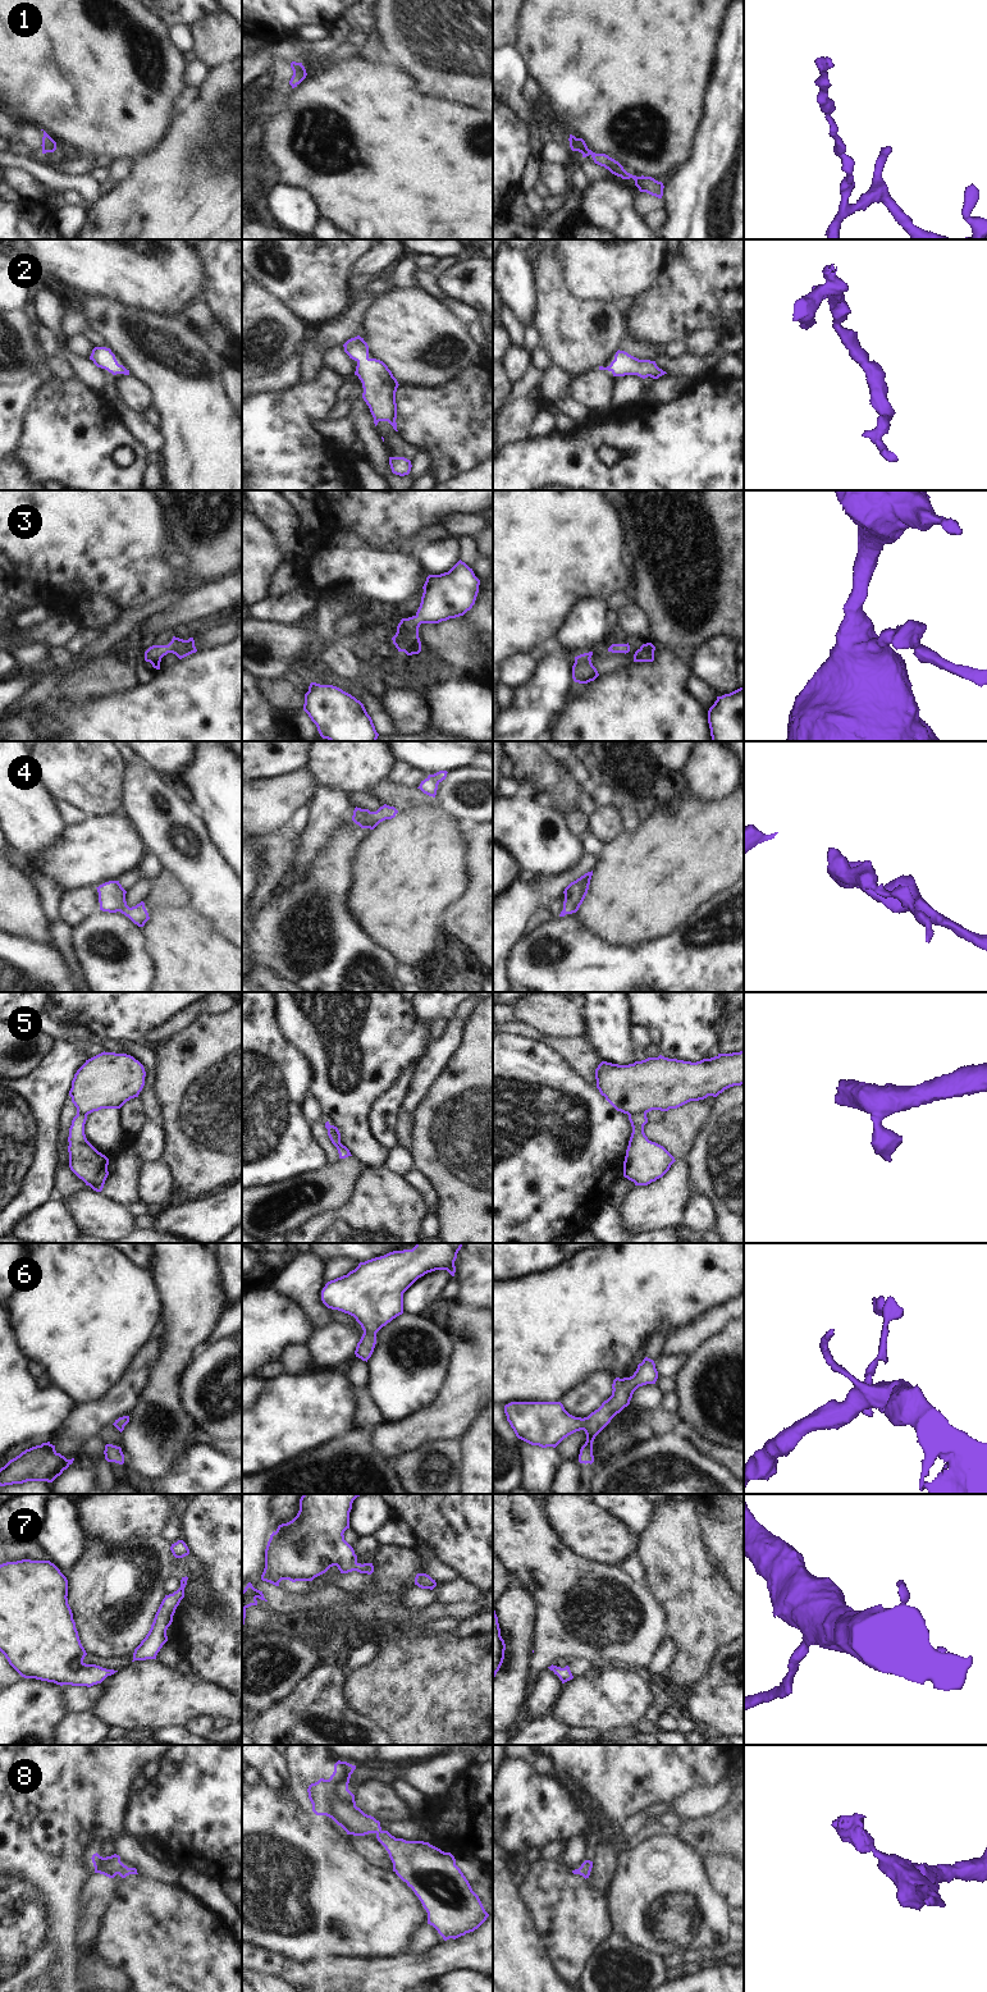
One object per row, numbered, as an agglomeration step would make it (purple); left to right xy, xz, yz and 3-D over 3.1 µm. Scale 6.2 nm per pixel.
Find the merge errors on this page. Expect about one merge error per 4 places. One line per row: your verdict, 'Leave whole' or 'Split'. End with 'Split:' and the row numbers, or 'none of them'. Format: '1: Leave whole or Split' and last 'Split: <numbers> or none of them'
1: Leave whole
2: Leave whole
3: Leave whole
4: Leave whole
5: Split
6: Leave whole
7: Leave whole
8: Leave whole
Split: 5

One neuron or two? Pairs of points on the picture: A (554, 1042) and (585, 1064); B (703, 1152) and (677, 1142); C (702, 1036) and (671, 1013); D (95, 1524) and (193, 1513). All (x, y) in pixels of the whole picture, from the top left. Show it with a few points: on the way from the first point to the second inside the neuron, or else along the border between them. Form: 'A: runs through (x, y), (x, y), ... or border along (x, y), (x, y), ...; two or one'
A: runs through (562, 1045), (567, 1046), (577, 1056); one
B: border along (706, 1120), (685, 1159); two
C: runs through (694, 1028), (679, 1013); one
D: border along (182, 1507), (179, 1513); two

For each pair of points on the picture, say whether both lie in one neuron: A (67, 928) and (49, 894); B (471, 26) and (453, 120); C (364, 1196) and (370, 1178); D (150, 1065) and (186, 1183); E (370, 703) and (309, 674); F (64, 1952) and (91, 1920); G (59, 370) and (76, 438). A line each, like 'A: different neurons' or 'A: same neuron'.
A: same neuron
B: different neurons
C: same neuron
D: different neurons
E: same neuron
F: same neuron
G: different neurons

